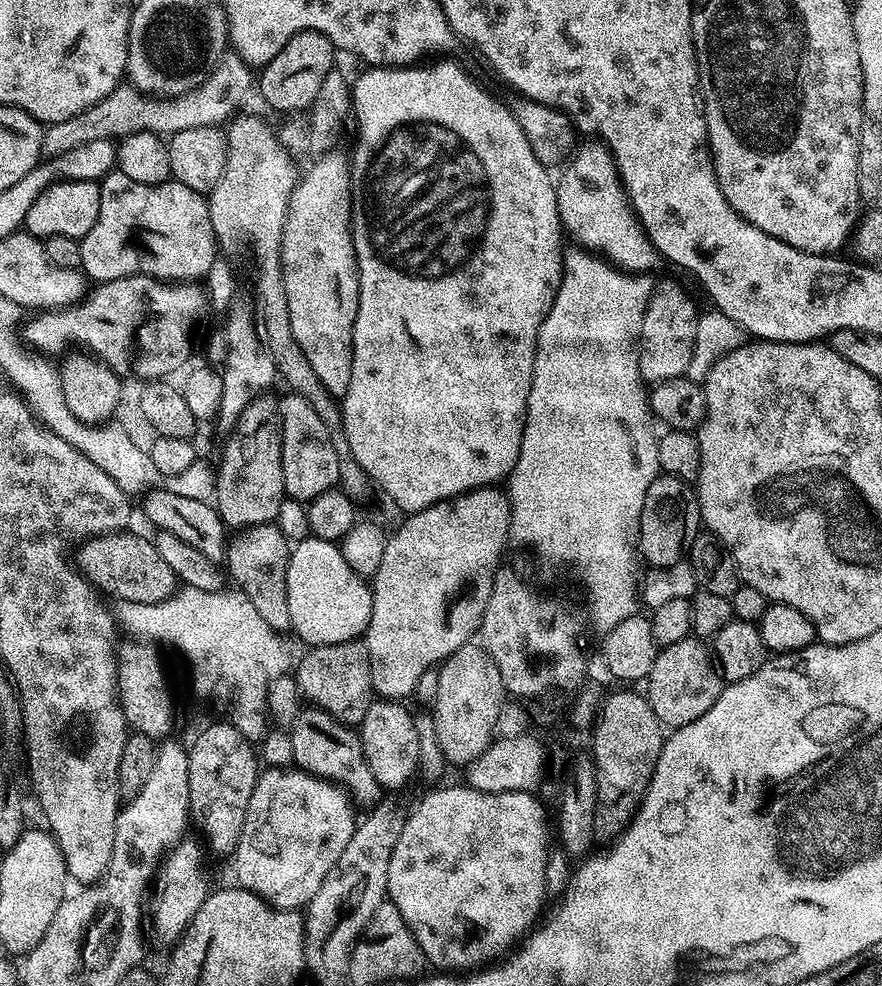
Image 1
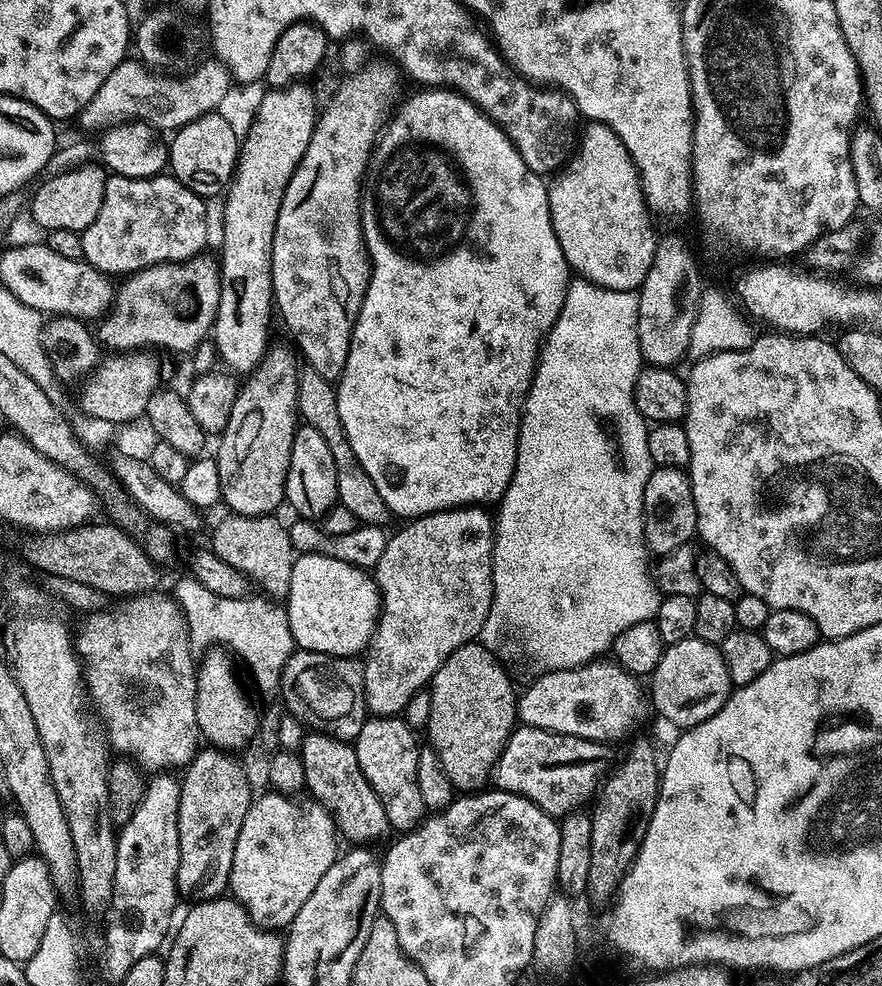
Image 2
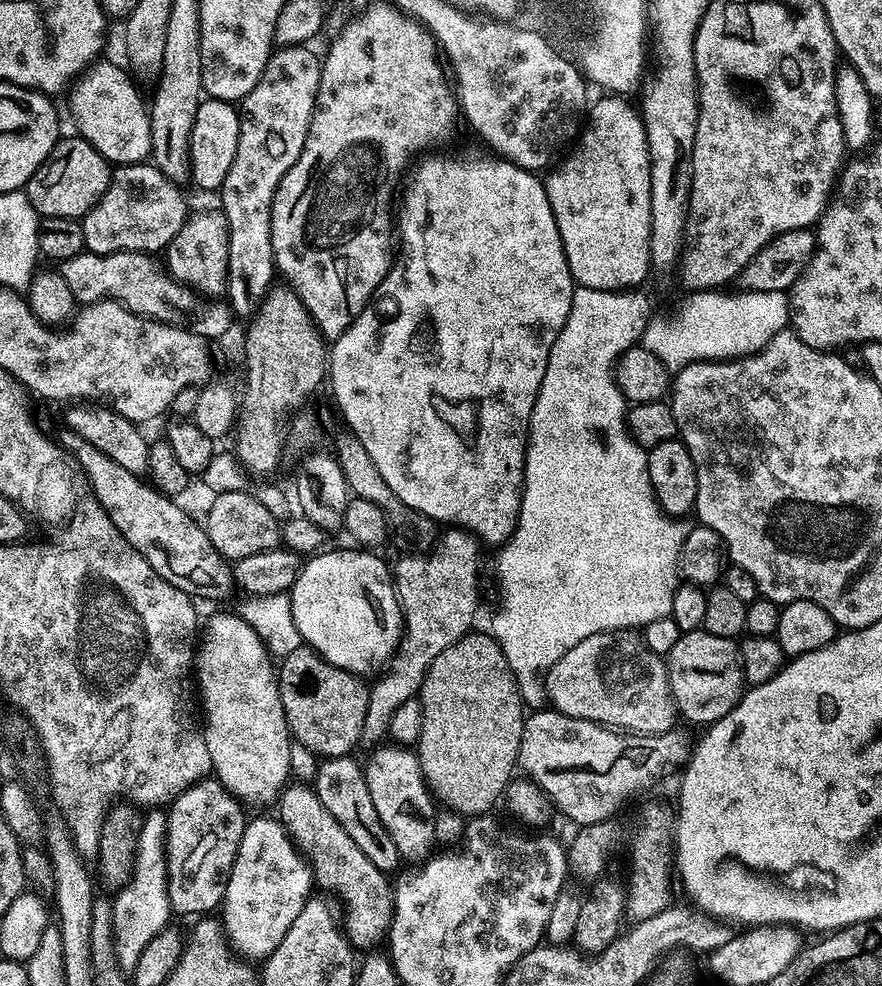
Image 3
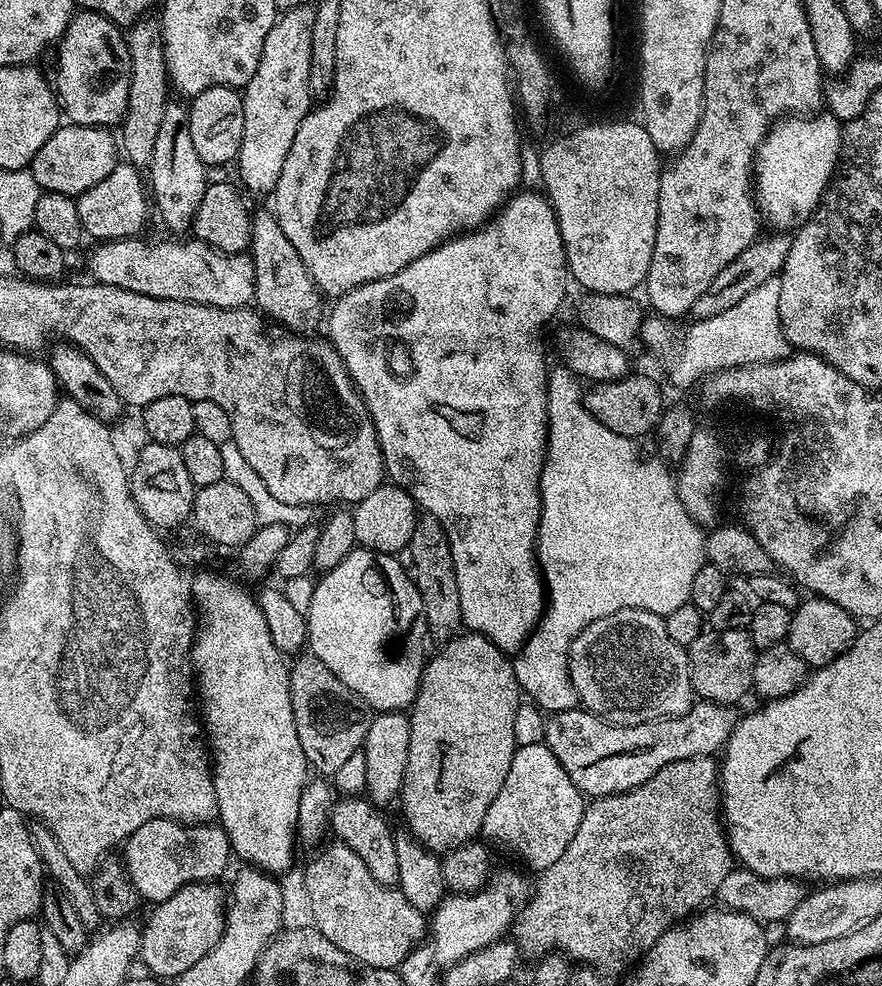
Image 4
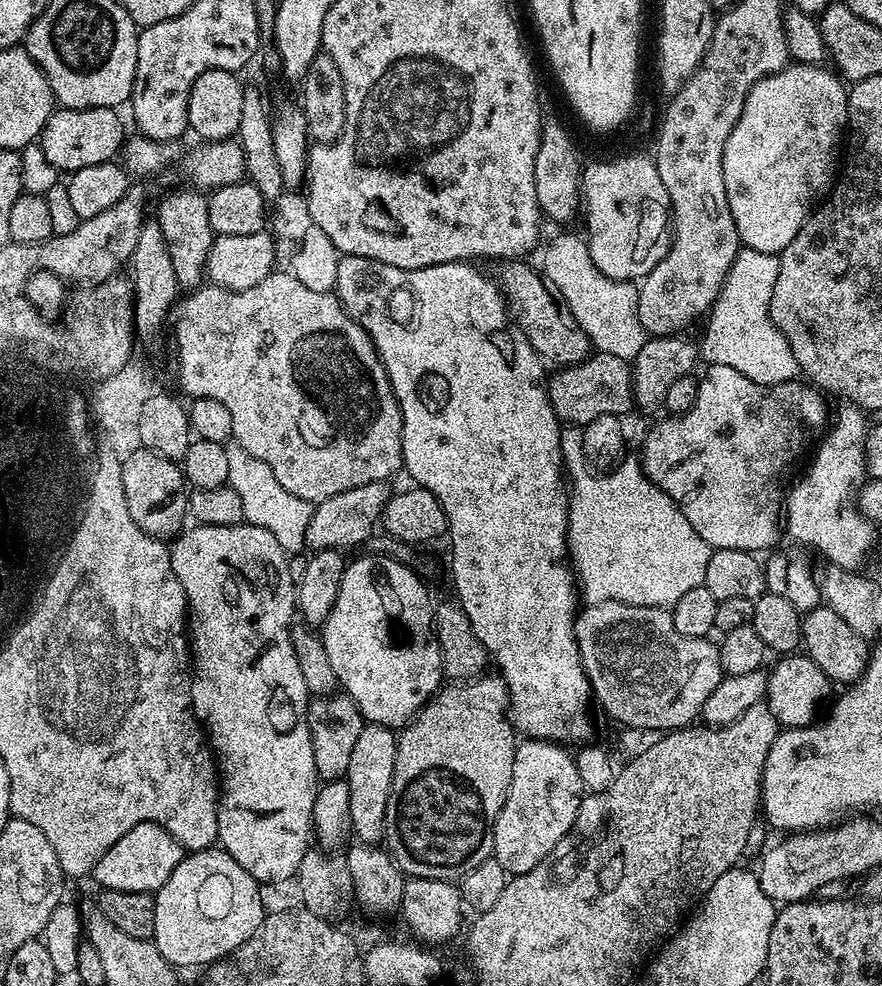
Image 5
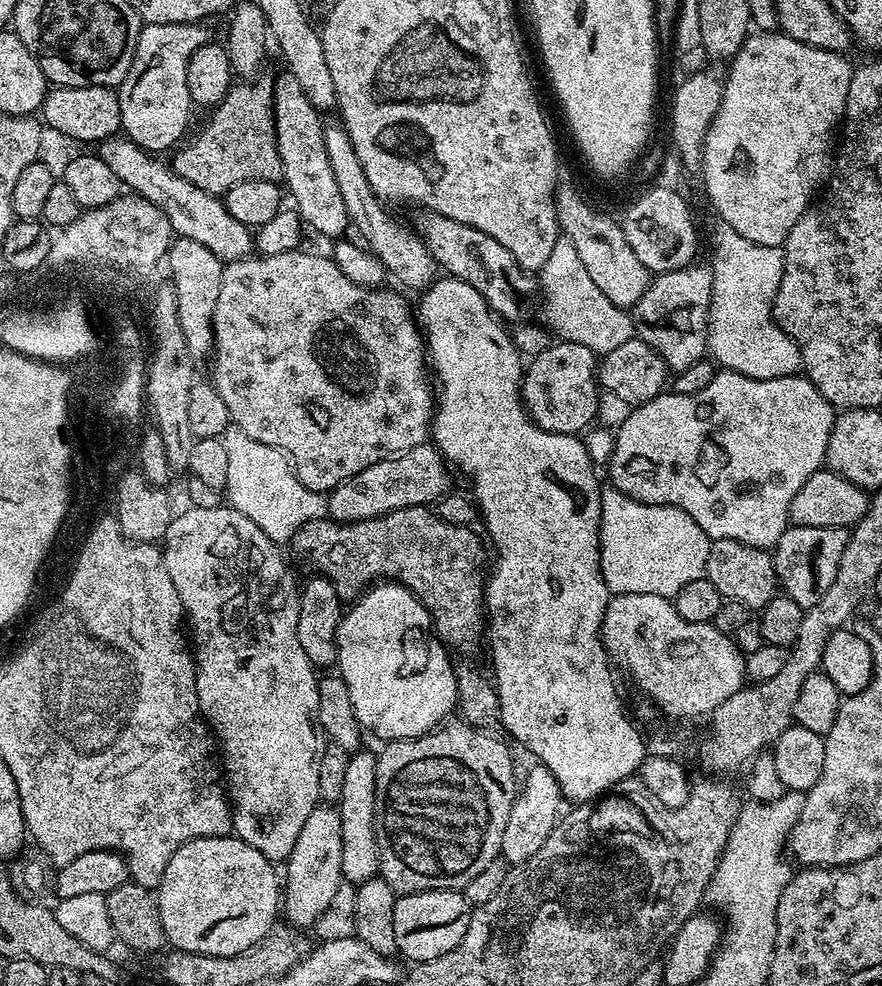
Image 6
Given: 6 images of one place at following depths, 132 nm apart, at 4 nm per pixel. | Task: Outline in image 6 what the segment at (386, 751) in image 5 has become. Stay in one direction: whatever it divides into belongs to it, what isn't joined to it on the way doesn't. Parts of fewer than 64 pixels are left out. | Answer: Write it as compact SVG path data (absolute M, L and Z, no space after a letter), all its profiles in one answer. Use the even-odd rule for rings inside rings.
M357 750L346 762L346 779L342 782L342 794L338 811L342 818L342 874L347 883L357 886L377 879L380 855L376 841L376 757L377 753Z

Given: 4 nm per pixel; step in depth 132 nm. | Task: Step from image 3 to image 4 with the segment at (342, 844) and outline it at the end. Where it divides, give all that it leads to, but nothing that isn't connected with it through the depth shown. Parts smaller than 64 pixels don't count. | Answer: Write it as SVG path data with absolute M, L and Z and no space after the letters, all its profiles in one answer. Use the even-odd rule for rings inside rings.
M325 843L320 849L325 848L302 870L311 897L315 928L330 938L338 950L346 950L350 958L366 966L399 969L405 955L426 936L425 913L410 906L399 887L378 882L350 846L331 843Z

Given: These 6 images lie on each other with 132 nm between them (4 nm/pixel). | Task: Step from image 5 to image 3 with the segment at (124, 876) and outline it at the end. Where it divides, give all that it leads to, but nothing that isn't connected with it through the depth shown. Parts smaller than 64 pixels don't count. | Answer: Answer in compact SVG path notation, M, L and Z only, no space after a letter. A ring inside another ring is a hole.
M215 778L199 780L194 787L187 788L177 800L172 801L166 812L168 828L164 850L168 859L168 894L173 913L185 912L188 916L199 917L211 913L208 912L211 908L219 909L223 905L230 870L244 833L246 815L243 810L241 801L231 796Z

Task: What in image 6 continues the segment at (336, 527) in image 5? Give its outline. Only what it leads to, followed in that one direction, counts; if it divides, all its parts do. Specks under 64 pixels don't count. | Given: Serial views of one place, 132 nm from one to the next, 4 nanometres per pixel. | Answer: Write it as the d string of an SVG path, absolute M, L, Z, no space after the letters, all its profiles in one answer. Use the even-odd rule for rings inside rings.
M428 442L414 446L396 456L389 456L374 466L366 466L366 470L354 474L354 478L346 478L346 482L333 488L327 493L327 515L342 524L353 524L410 506L435 505L450 488L447 467L449 465L439 448Z

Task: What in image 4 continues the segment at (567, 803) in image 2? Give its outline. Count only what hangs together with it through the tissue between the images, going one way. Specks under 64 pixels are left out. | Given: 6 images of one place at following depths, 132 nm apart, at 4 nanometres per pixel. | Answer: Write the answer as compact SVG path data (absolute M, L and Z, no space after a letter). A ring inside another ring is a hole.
M700 700L693 703L692 708L681 716L620 727L605 723L583 707L577 706L565 712L555 713L549 719L552 721L544 728L542 740L548 745L554 758L562 762L566 774L570 774L570 782L574 782L574 786L578 786L578 790L584 793L585 797L613 796L642 786L642 782L654 778L654 774L658 774L658 770L662 770L662 766L670 762L682 762L686 758L699 756L715 757L727 744L730 734L734 734L738 719L736 711L737 709L730 704L715 704L709 700Z

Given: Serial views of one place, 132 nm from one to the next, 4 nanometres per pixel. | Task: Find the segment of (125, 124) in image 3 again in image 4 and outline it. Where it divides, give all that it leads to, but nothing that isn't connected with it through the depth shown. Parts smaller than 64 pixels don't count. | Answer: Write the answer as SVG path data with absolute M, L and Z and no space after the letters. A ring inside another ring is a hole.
M77 11L58 41L60 69L54 76L54 91L63 115L71 123L108 128L119 125L126 114L126 98L130 94L130 54L121 25L97 12Z

